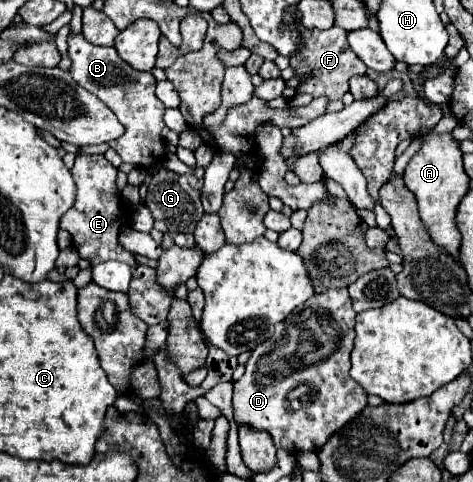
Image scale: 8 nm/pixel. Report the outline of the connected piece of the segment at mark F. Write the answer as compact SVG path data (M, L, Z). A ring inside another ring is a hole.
M333 26L331 30L305 30L301 28L301 36L305 38L305 50L301 50L301 54L295 54L291 58L291 66L297 70L297 74L313 74L311 78L307 78L297 92L307 92L311 96L327 96L329 100L337 100L343 98L343 94L349 90L349 78L355 74L365 74L367 66L357 58L357 54L353 54L353 50L349 50L347 38L345 38L345 30Z

